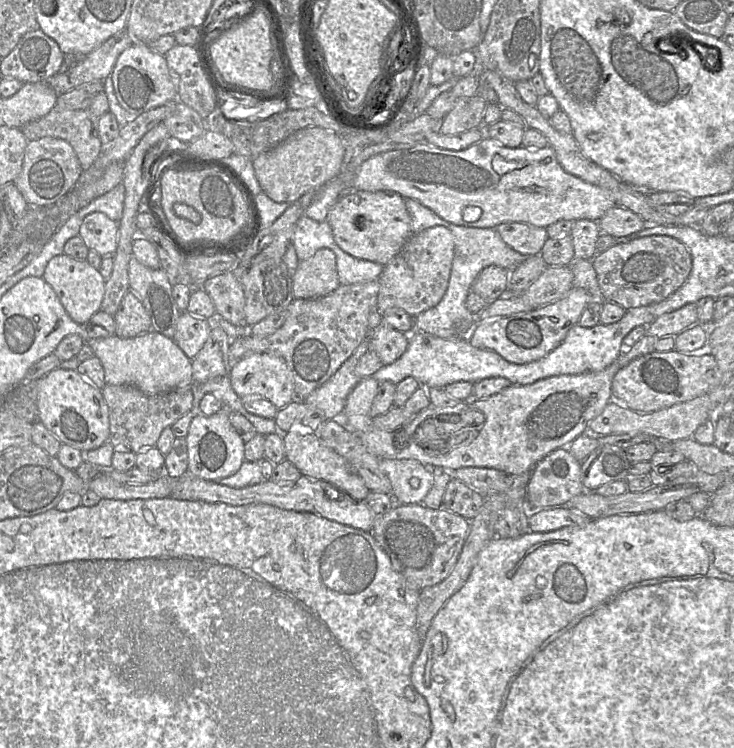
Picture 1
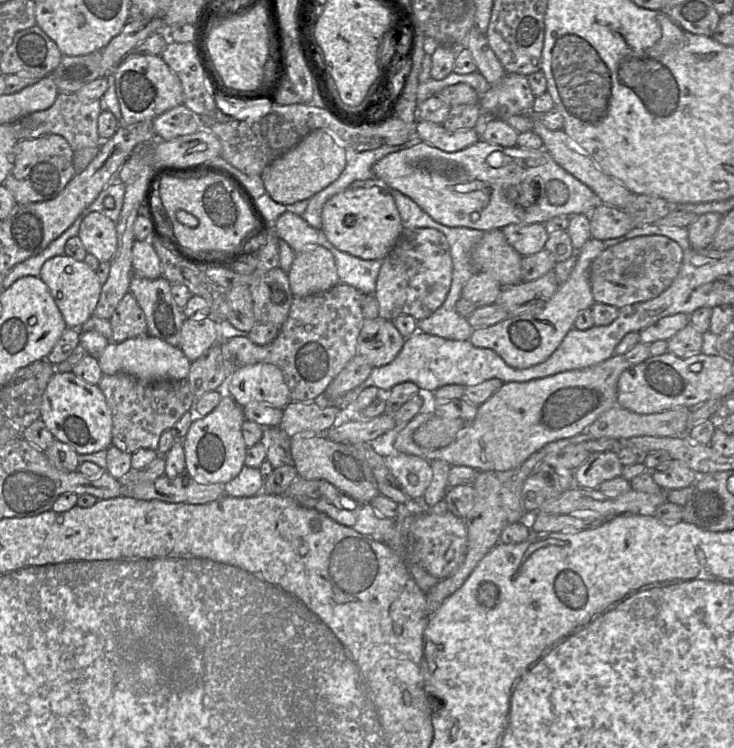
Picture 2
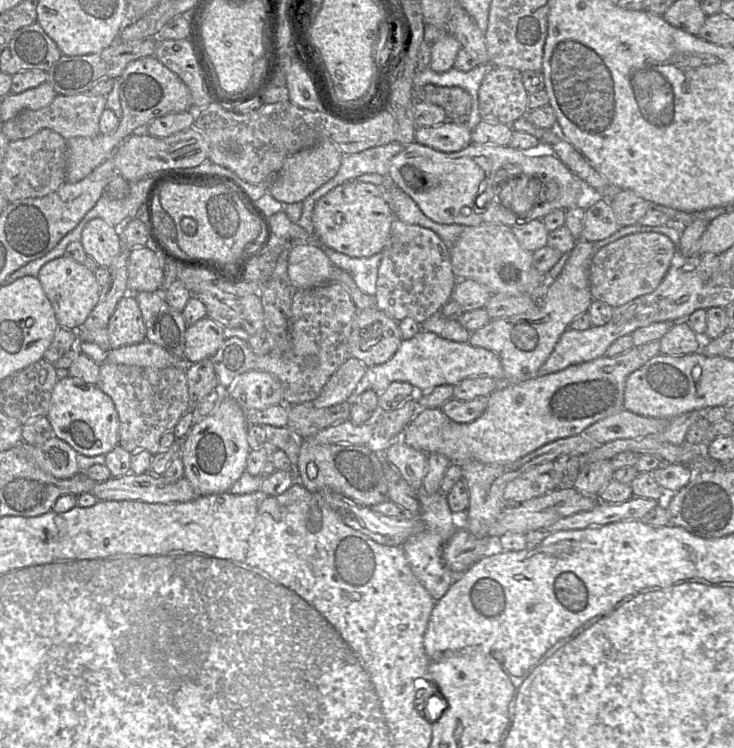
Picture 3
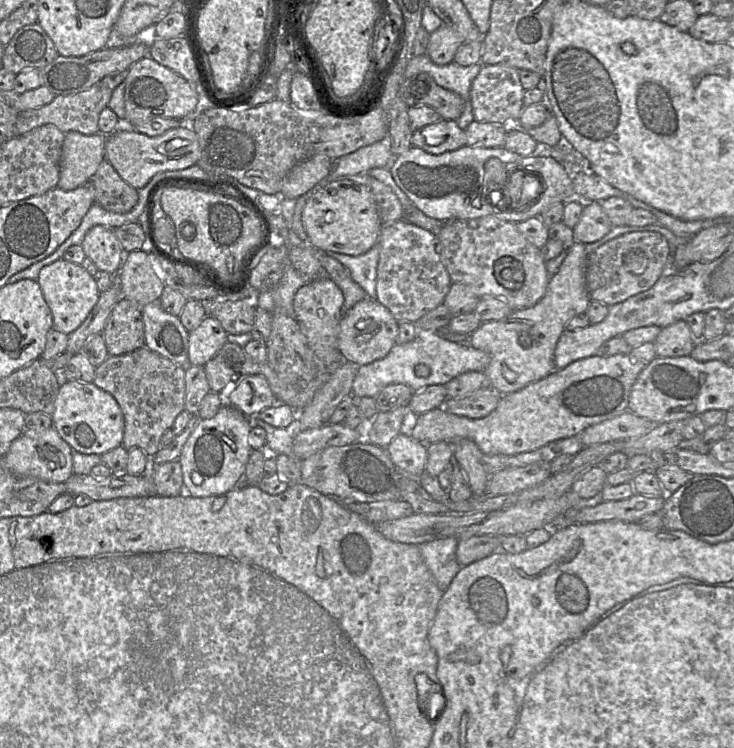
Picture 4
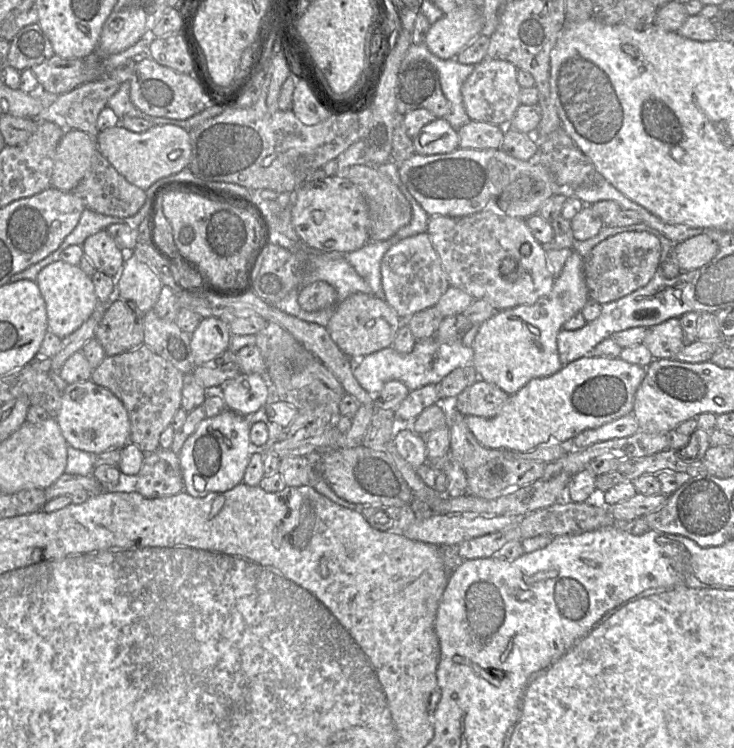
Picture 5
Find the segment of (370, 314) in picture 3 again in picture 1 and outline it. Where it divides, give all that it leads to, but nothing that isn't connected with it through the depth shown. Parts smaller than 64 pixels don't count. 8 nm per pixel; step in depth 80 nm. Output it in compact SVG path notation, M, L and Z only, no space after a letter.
M382 322L377 328L370 331L367 340L369 350L375 352L384 365L389 365L406 351L409 334L395 330Z

